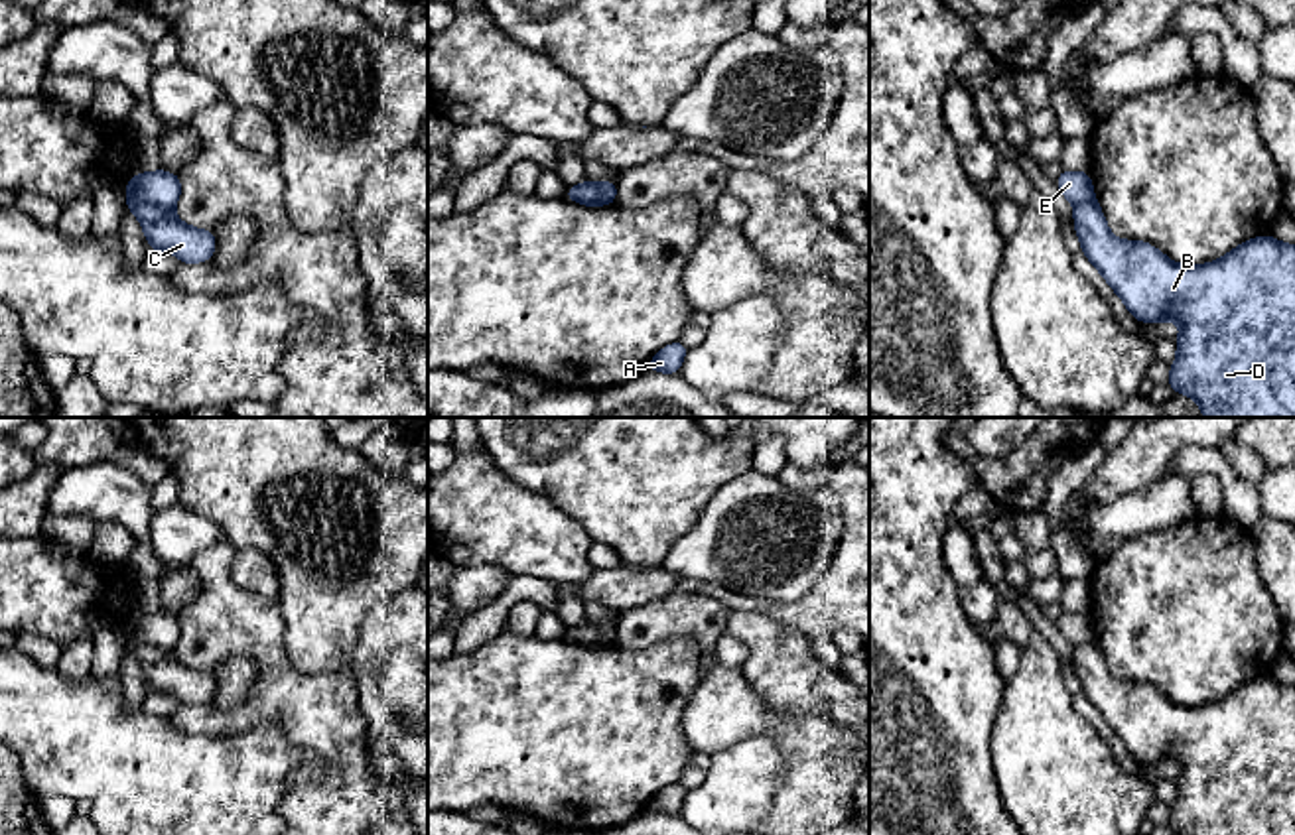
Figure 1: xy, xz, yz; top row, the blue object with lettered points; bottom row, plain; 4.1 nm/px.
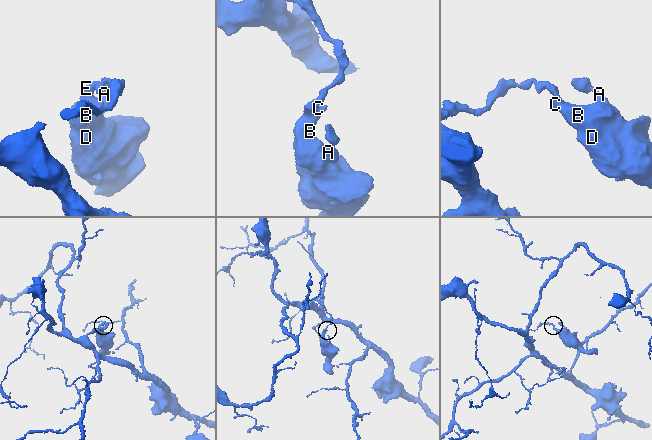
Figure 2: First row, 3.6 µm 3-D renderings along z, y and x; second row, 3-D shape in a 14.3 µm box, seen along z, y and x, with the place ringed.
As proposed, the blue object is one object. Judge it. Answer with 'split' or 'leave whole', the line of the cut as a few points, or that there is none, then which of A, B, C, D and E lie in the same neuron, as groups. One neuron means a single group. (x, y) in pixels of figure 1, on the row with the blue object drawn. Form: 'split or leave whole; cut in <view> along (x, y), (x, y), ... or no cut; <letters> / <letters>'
split; cut in xy along (127, 192), (172, 211); A B C D / E

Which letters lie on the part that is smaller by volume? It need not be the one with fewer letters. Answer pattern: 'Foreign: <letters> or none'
Foreign: A, B, C, D

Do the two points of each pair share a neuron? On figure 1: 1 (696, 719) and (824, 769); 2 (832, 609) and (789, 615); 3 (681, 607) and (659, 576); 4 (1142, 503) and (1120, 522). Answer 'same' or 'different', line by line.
1: same
2: same
3: different
4: same

